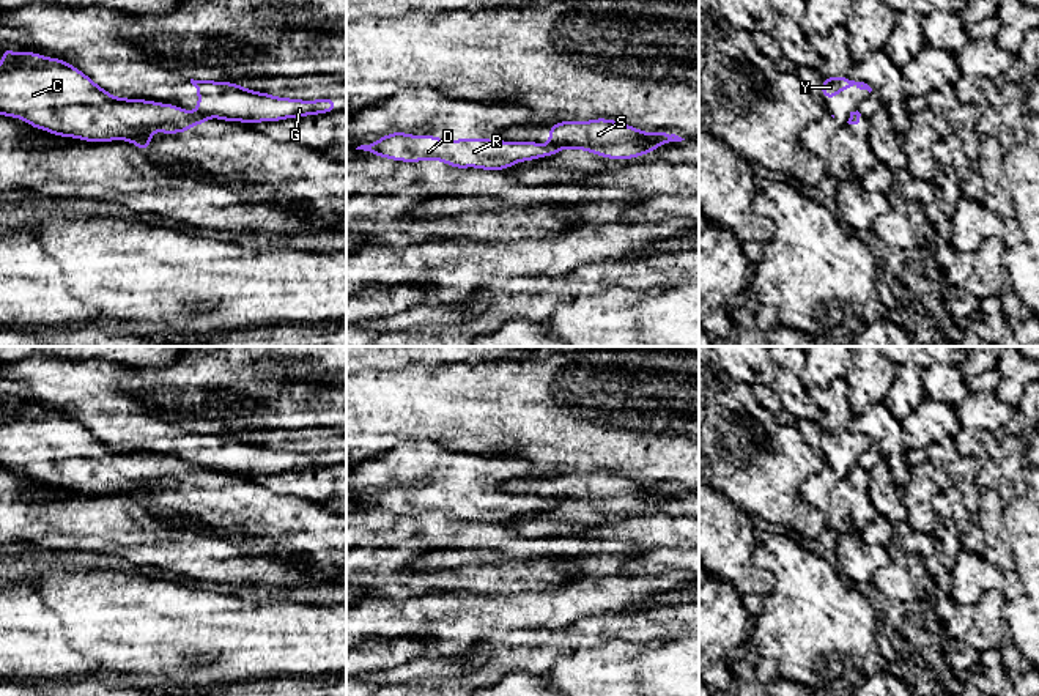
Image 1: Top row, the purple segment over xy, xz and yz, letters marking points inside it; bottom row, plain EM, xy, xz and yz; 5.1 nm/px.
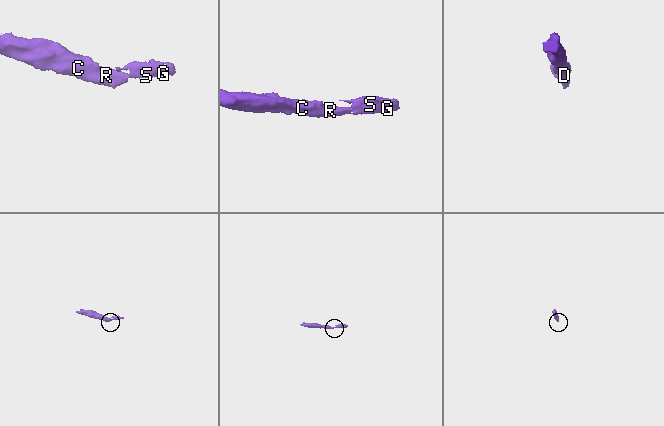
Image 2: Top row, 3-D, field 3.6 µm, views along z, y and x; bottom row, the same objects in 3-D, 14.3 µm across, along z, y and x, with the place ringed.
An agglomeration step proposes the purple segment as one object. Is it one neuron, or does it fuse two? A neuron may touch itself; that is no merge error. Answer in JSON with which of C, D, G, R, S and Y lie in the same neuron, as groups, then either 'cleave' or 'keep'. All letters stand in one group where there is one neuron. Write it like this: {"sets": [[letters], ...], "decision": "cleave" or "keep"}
{"sets": [["C", "D", "R"], ["G", "S", "Y"]], "decision": "cleave"}

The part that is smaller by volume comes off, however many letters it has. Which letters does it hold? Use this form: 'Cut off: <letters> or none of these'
Cut off: G, S, Y

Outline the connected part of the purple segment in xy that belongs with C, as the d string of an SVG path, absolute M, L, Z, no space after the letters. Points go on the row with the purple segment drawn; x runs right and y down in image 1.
M6 46L0 65L0 115L16 117L36 129L85 142L129 140L143 153L148 150L154 129L164 134L189 132L192 124L206 124L208 118L178 106L145 99L115 98L96 85L76 66L35 52L17 55Z

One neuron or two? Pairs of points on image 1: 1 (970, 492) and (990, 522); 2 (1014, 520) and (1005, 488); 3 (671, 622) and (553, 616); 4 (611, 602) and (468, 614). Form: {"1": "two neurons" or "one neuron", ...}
{"1": "two neurons", "2": "two neurons", "3": "two neurons", "4": "one neuron"}

